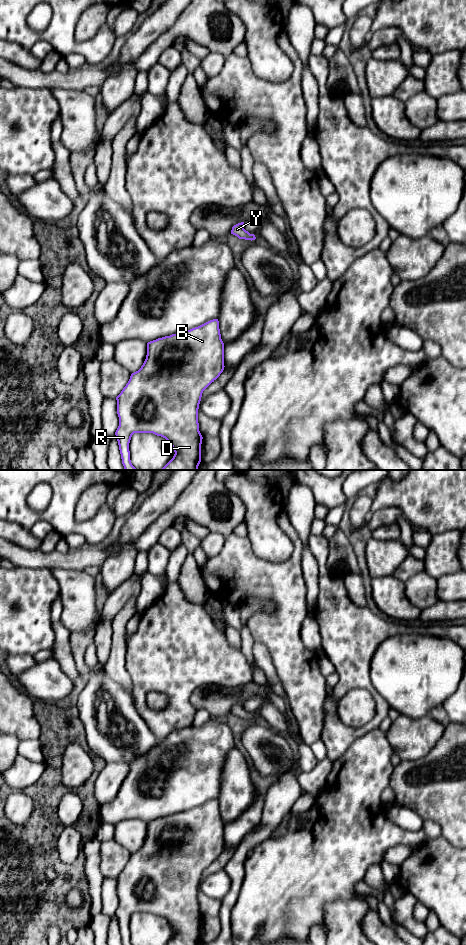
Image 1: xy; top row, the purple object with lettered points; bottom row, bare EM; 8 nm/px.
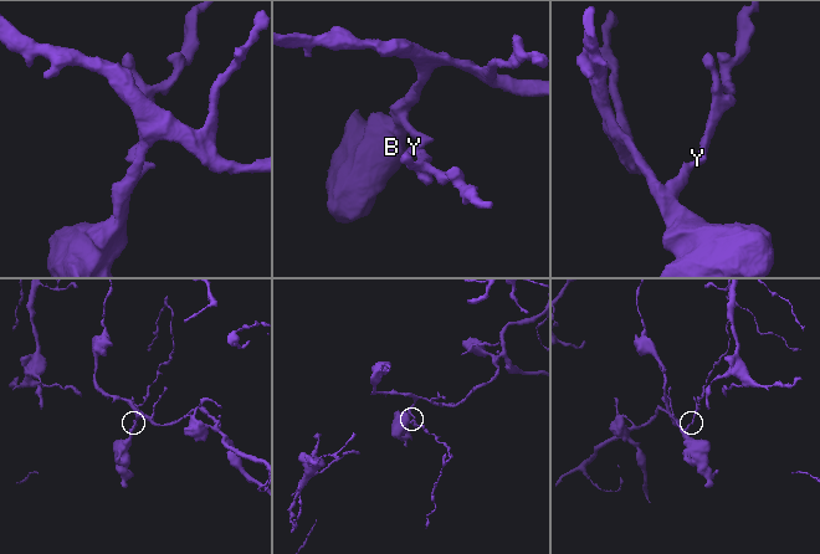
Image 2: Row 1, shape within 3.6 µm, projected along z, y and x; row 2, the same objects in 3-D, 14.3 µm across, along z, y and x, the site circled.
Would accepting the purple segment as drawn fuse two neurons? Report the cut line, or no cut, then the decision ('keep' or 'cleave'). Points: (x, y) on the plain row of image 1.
no cut; keep

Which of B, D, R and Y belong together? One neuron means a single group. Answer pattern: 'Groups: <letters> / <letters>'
Groups: B D R Y

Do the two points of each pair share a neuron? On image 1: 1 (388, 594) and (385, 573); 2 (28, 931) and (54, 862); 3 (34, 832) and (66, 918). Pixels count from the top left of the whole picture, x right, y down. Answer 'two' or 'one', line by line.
1: one
2: one
3: one

